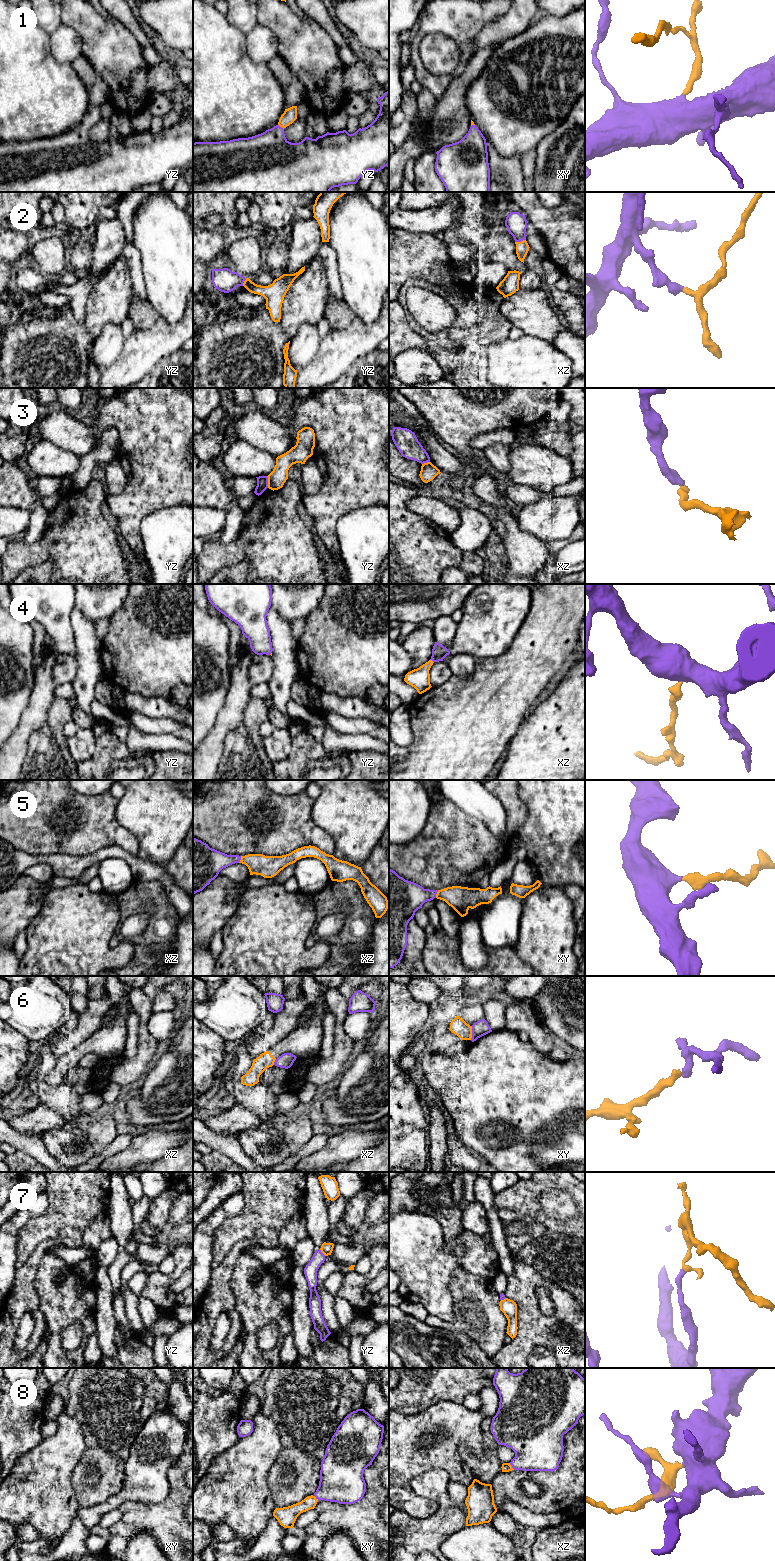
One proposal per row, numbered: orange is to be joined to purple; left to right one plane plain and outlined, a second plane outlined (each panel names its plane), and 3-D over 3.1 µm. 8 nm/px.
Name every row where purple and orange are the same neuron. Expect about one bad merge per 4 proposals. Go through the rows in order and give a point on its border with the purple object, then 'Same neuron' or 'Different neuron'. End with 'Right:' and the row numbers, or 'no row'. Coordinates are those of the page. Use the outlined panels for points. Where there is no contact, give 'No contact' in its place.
1: Touches purple at yz (281, 127). Same neuron
2: Touches purple at xz (520, 241). Same neuron
3: Touches purple at yz (267, 482). Different neuron
4: Touches purple at xz (432, 660). Same neuron
5: Touches purple at xz (240, 859). Same neuron
6: Touches purple at xy (472, 1033). Different neuron
7: Touches purple at yz (321, 1252). Different neuron
8: Touches purple at xz (511, 1465). Same neuron
Right: 1, 2, 4, 5, 8

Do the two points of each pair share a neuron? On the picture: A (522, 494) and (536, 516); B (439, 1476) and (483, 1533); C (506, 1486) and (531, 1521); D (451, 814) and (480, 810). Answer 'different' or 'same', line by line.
A: different
B: different
C: different
D: different

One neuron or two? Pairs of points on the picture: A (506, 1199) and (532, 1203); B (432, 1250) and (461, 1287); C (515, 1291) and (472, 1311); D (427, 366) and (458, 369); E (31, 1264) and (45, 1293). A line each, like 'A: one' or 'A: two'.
A: one
B: two
C: two
D: two
E: two

